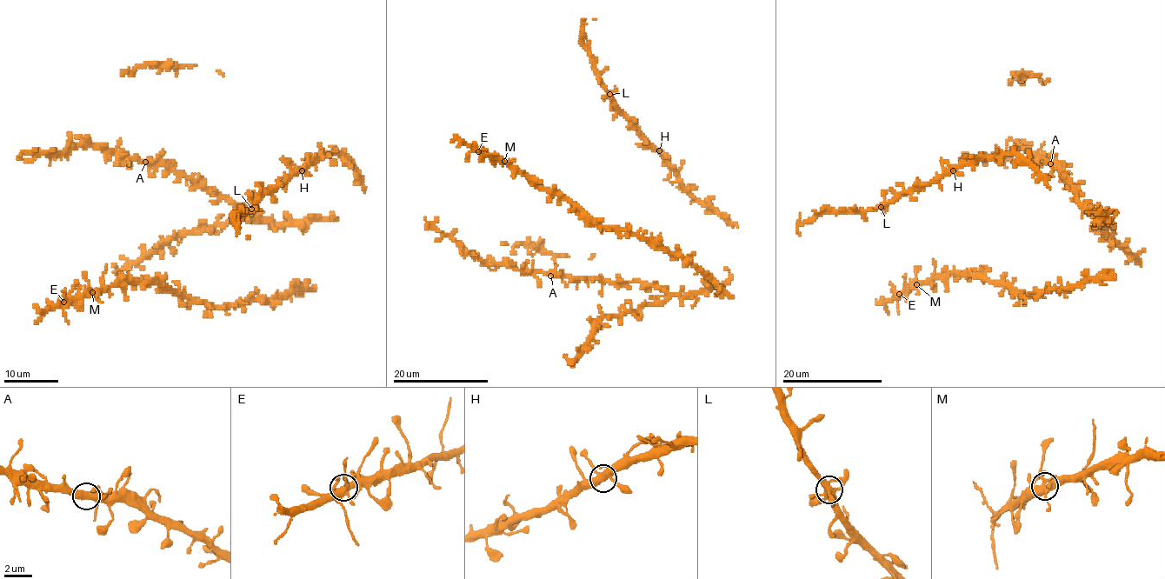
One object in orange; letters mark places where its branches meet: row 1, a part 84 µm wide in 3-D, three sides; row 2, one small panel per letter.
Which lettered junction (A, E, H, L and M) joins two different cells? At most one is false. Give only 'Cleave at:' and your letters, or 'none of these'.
Cleave at: none of these

